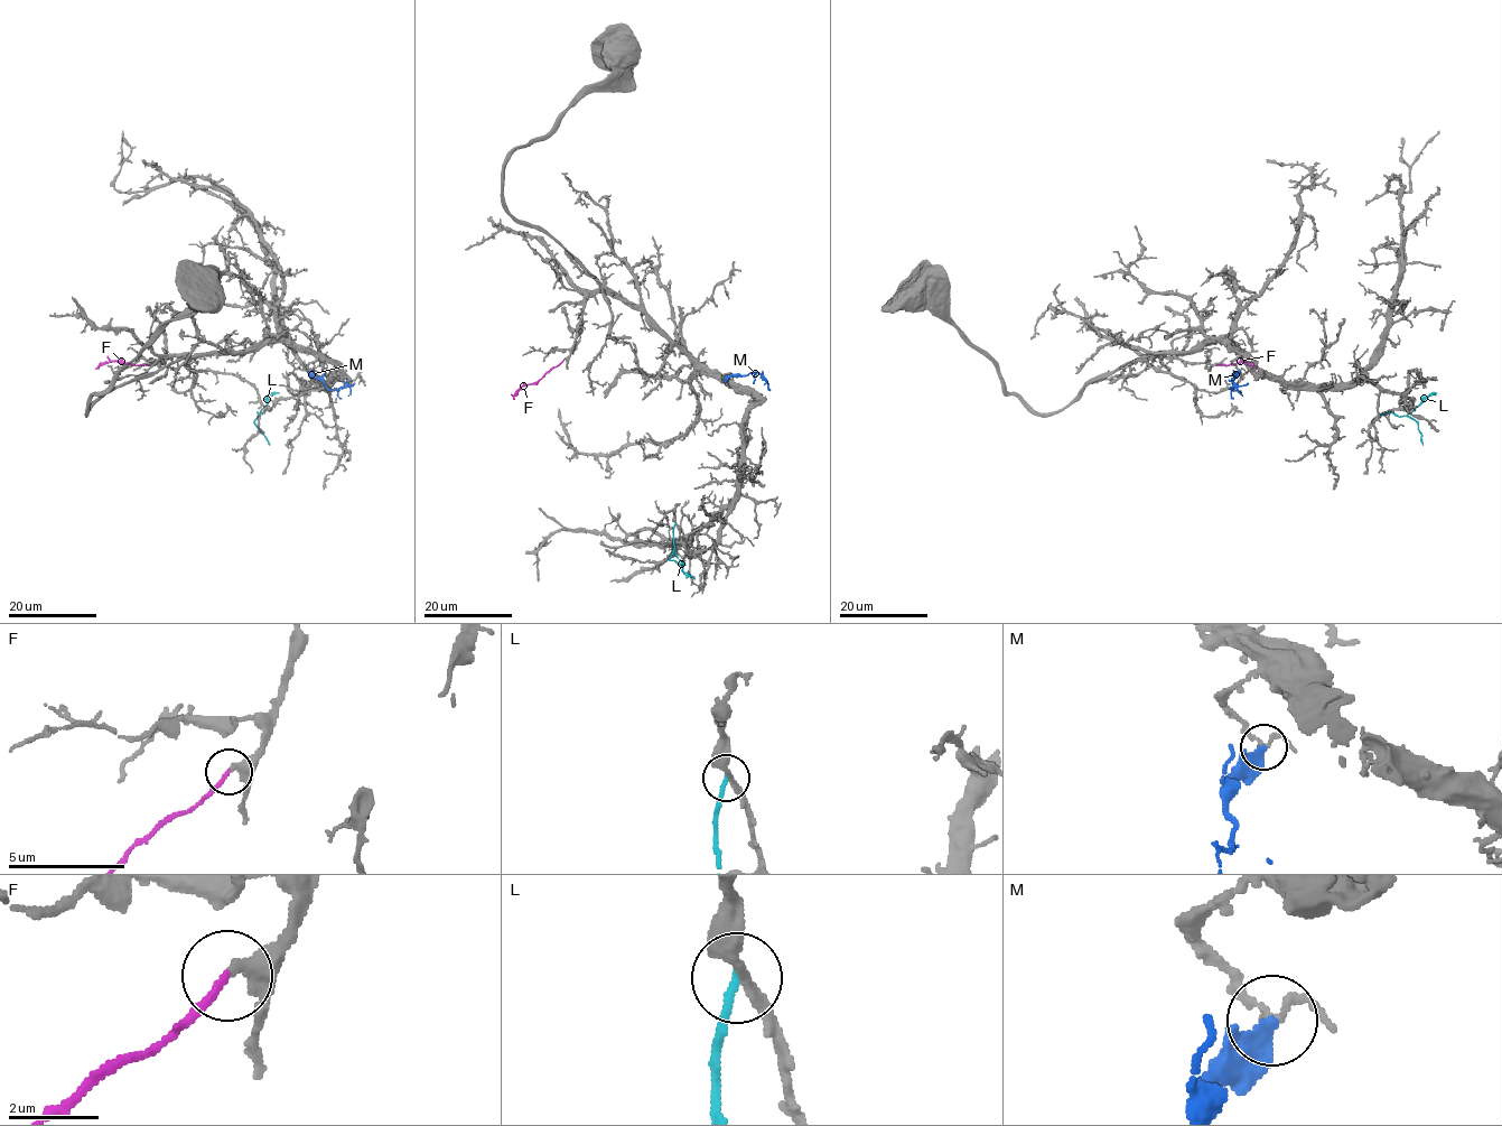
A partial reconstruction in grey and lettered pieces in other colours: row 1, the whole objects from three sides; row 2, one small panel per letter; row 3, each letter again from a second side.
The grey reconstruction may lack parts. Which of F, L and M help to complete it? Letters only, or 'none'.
F

